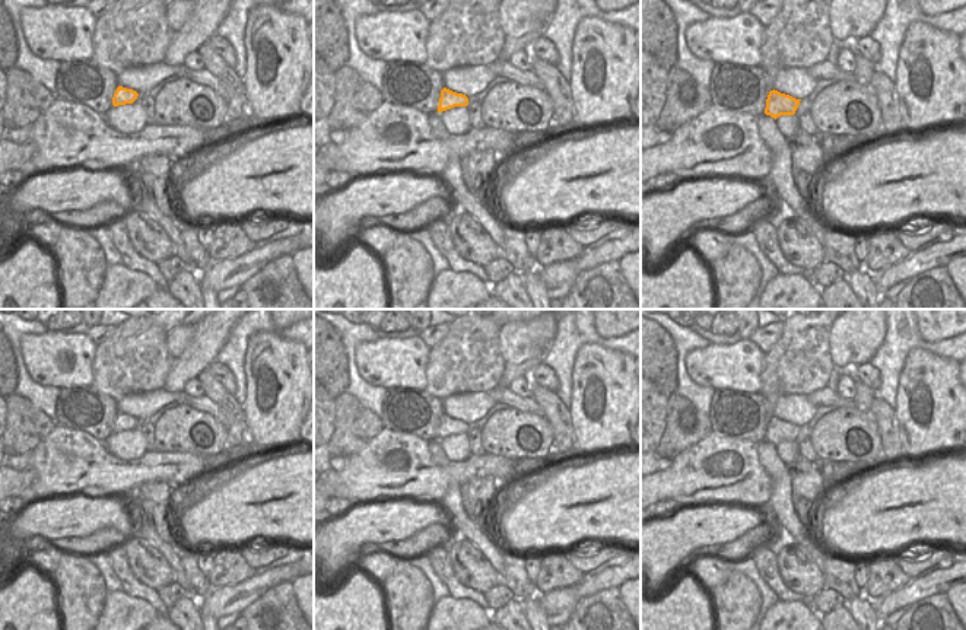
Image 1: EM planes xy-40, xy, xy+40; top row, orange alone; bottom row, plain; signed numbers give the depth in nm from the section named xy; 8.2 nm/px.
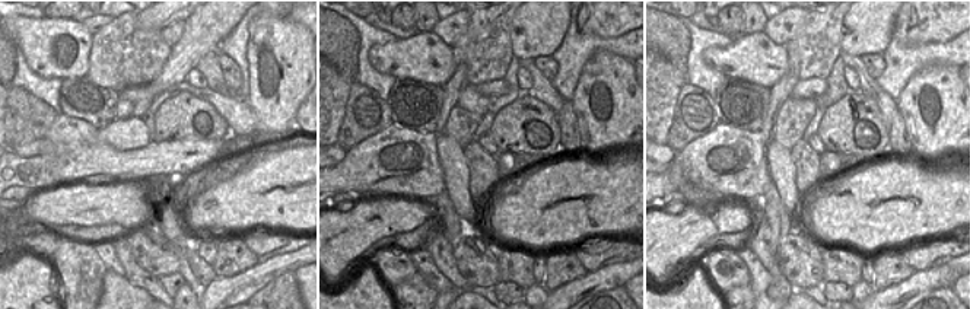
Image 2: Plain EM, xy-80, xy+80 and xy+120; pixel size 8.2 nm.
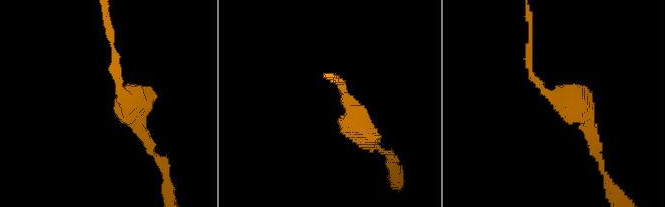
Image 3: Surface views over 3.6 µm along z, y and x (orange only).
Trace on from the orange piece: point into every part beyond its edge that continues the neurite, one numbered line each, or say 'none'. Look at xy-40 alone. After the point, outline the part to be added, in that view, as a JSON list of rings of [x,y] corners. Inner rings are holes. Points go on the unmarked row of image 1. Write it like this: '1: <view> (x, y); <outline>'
none

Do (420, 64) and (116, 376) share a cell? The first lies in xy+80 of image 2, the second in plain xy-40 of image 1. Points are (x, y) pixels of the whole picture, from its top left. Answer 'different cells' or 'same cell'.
different cells

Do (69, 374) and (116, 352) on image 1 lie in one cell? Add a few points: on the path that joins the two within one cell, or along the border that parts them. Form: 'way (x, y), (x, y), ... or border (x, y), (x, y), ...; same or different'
border (97, 344), (92, 382), (89, 385); different

